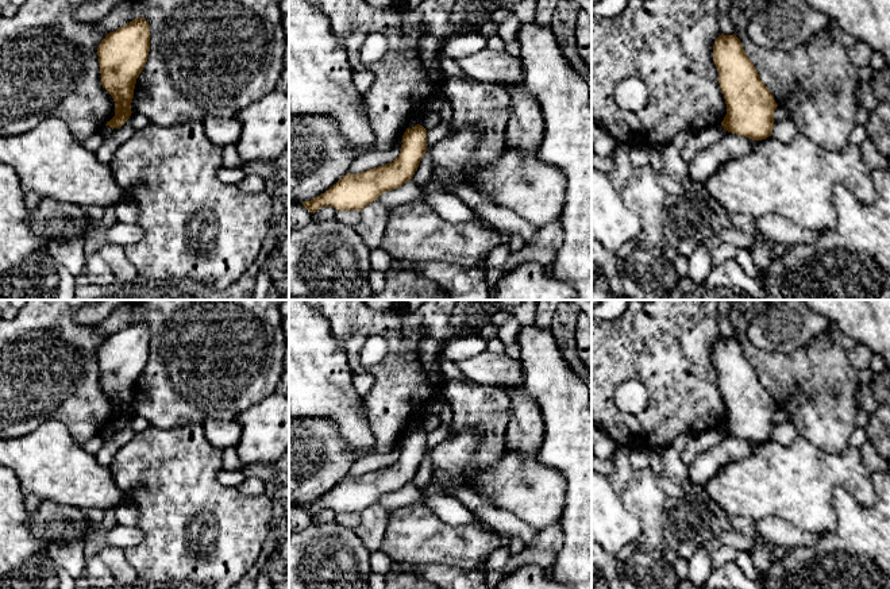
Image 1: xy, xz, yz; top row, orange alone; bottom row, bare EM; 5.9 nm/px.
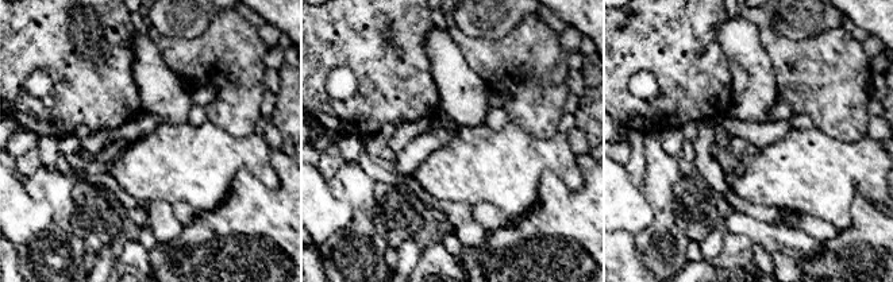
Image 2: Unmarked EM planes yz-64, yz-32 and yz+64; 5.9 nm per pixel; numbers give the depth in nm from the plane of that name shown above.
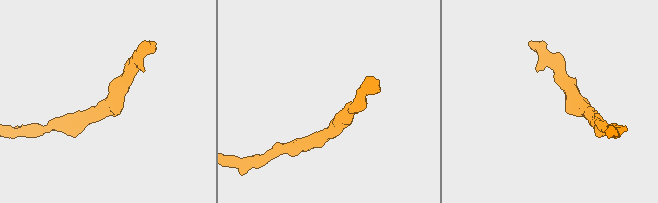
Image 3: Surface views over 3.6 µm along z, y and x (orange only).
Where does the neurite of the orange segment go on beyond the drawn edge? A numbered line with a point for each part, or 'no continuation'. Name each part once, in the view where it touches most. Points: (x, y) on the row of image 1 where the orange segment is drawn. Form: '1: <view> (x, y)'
no continuation

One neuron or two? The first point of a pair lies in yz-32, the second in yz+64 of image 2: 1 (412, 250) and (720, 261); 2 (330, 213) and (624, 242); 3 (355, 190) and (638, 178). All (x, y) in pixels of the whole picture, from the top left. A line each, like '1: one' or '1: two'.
1: two
2: two
3: two

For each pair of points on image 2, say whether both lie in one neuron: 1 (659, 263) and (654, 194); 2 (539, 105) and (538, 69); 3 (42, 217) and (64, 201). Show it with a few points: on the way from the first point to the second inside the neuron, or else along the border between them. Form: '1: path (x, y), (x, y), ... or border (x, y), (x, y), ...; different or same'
1: path (662, 246), (662, 212); same
2: path (538, 96), (538, 78); same
3: border (27, 190), (53, 211), (52, 224), (35, 236); different

